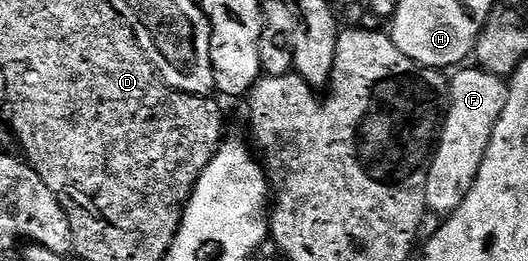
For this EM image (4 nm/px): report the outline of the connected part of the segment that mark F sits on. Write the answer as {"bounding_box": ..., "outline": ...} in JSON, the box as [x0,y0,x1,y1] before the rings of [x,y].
{"bounding_box":[425,66,509,214],"outline":[[[476,66],[462,67],[452,76],[447,84],[447,107],[443,112],[441,135],[425,183],[425,206],[433,214],[448,214],[463,206],[463,198],[467,198],[471,186],[475,186],[491,134],[509,97],[509,85],[502,77],[482,72]]]}

